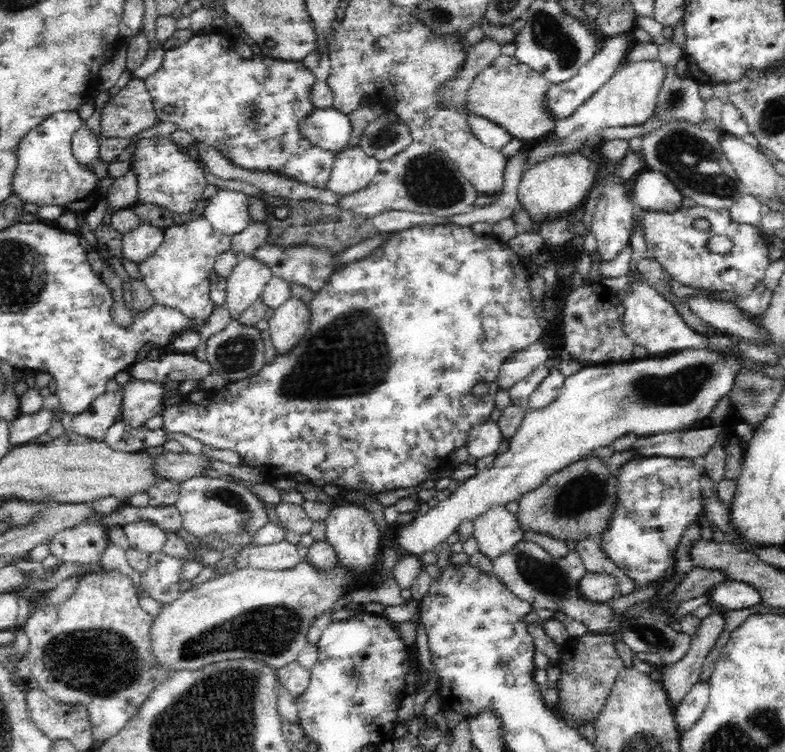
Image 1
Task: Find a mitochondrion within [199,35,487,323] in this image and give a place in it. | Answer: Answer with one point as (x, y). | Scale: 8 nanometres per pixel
(429, 180)

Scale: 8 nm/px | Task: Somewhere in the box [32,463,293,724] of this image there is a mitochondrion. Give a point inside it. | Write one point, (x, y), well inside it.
(102, 662)

